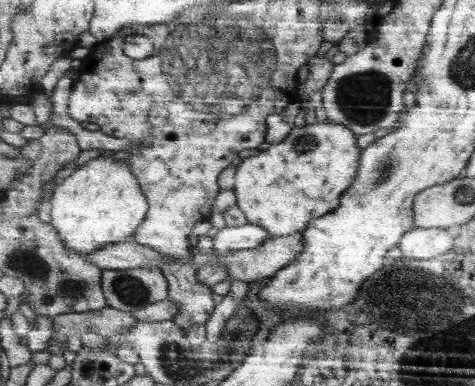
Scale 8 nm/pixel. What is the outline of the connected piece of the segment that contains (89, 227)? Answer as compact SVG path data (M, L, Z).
M100 156L77 168L55 188L50 206L51 224L58 230L60 239L70 251L80 252L83 256L102 251L109 245L130 241L137 235L150 211L149 198L133 166L129 161L116 160L112 156Z

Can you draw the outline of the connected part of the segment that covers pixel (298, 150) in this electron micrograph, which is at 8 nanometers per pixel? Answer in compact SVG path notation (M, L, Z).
M330 120L294 127L290 136L255 156L242 159L238 164L235 180L235 191L238 198L238 209L245 215L249 224L265 229L270 237L294 235L303 232L312 218L318 219L329 215L339 206L340 196L357 178L361 162L361 152L356 146L357 134L348 125L336 124Z

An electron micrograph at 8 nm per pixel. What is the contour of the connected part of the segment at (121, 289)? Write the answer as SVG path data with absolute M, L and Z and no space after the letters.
M162 269L108 270L103 285L109 304L124 312L142 310L170 297L169 278Z

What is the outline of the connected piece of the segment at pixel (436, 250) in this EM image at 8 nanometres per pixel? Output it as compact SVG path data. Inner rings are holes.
M440 228L411 229L402 236L401 243L398 244L398 248L402 250L402 258L424 260L448 252L454 242L448 231L450 232Z

